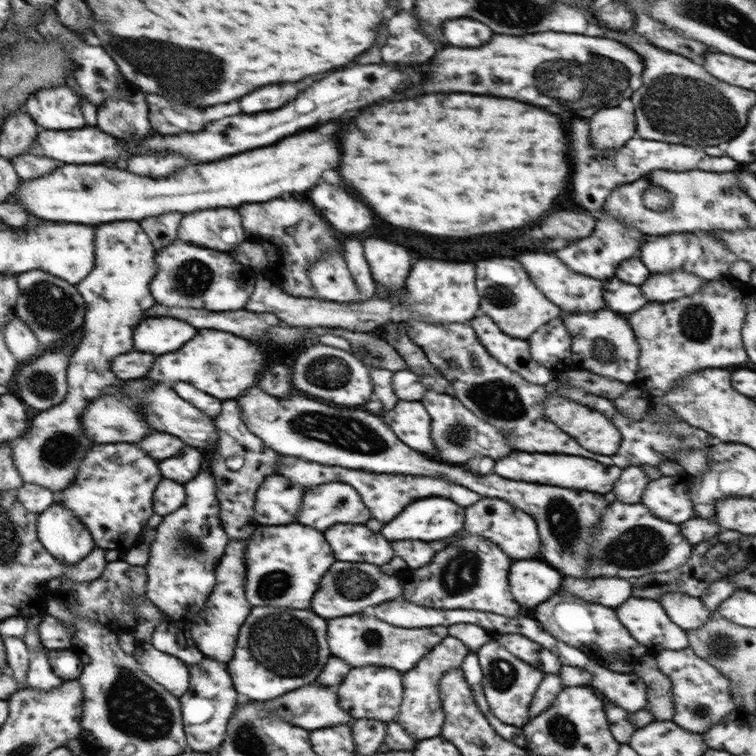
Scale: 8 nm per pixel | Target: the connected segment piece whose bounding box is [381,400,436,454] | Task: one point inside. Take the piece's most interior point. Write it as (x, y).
(409, 420)

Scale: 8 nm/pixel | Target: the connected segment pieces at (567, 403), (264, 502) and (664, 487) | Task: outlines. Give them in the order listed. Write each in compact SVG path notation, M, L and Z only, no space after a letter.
M550 394L546 397L544 412L558 428L568 432L590 452L612 456L620 448L622 437L618 428L588 406Z
M281 474L268 476L257 491L254 520L270 526L298 523L302 496L310 490L292 484Z
M685 473L651 481L642 494L641 503L656 517L682 524L695 517L694 505L688 495L690 482L692 477Z

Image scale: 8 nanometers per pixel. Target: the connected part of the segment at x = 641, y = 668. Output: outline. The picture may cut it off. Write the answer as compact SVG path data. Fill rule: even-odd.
M644 658L644 662L633 668L634 673L642 678L648 689L648 704L644 709L654 715L656 721L672 721L674 718L674 701L672 701L672 683L670 678L660 671L656 658Z

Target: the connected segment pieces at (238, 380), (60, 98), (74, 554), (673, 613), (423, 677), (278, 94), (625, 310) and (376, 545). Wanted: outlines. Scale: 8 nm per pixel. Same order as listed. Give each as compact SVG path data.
M214 329L197 330L198 336L194 336L194 340L185 345L186 348L160 356L147 377L152 378L151 381L156 380L169 386L176 382L186 382L198 386L198 389L202 388L202 392L210 393L210 396L218 397L221 401L237 398L245 390L255 387L256 378L265 372L264 364L266 364L266 354L260 350L258 344L246 341L231 332L218 332Z
M68 86L46 88L26 104L32 120L46 130L70 130L86 127L80 98Z
M58 502L40 514L37 532L48 551L62 564L69 566L84 560L96 546L86 525L74 512Z
M678 592L660 594L660 603L664 607L670 621L686 631L704 627L716 612L710 611L700 600Z
M448 635L433 646L430 652L416 663L416 666L403 673L402 708L396 722L400 723L417 741L441 734L445 714L440 703L440 680L449 670L460 669L465 656L470 652L466 644Z
M310 76L310 80L302 80L298 84L272 84L270 88L258 88L258 92L250 92L250 96L240 100L242 112L256 114L262 110L276 110L284 106L290 98L296 98L300 90L316 82L316 78Z
M618 278L604 282L604 300L610 310L620 314L632 314L648 304L644 294L640 292L640 286L620 282Z
M334 523L333 527L323 533L337 561L370 563L380 567L396 556L390 542L380 532L370 530L365 524Z

